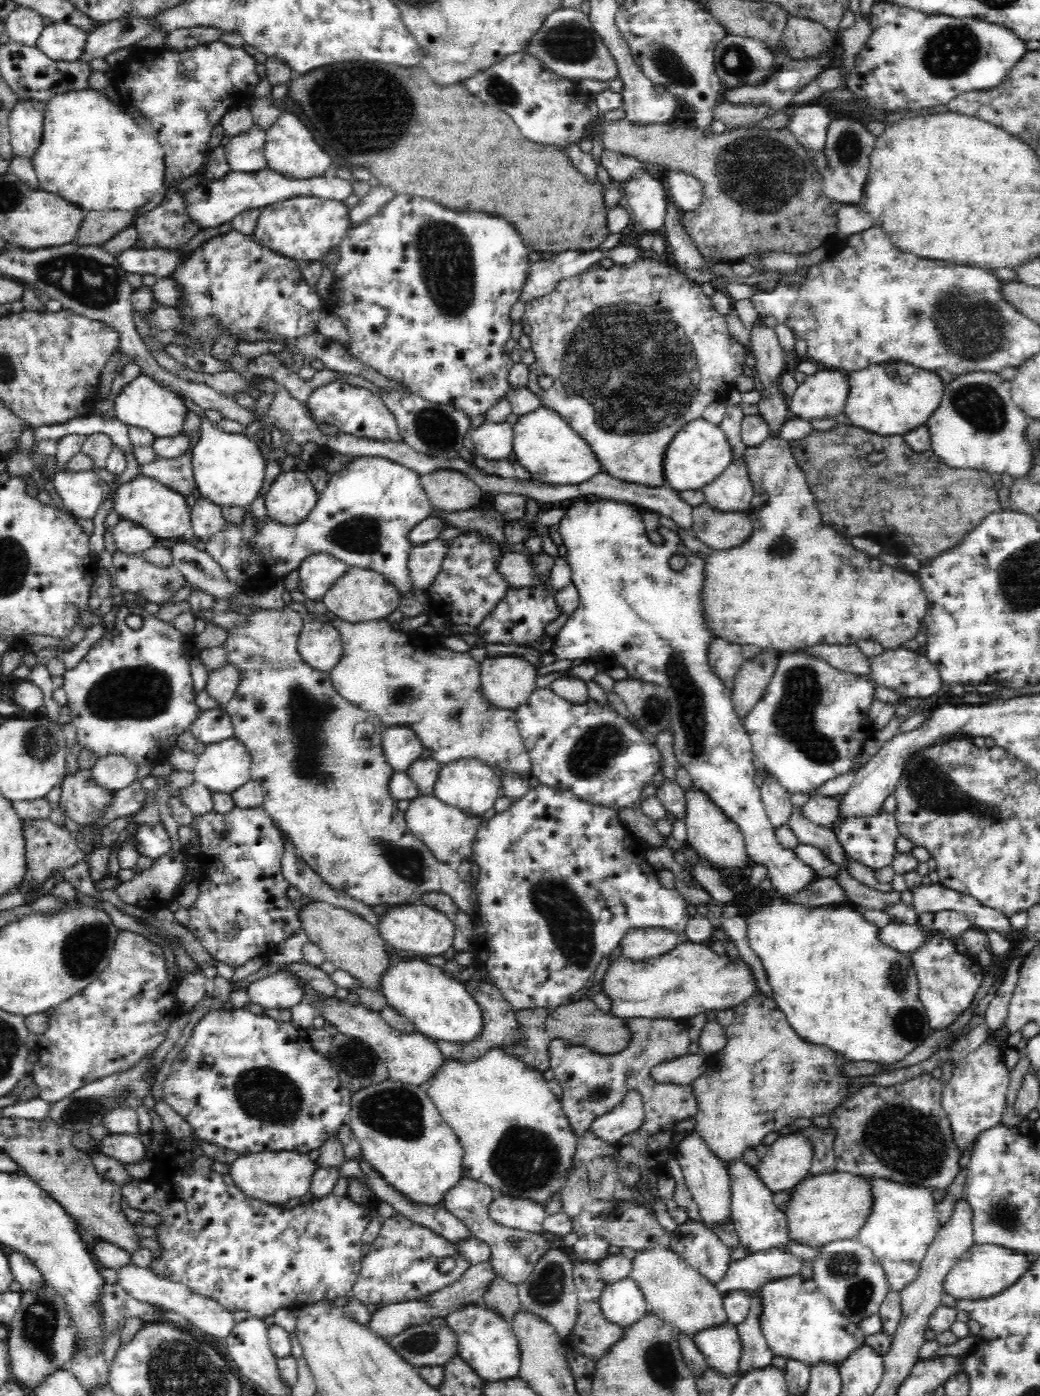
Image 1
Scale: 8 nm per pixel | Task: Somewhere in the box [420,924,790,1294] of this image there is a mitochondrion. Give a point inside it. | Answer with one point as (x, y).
(525, 1159)

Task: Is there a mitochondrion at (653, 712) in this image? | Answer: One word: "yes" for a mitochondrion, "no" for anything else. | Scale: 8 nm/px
yes

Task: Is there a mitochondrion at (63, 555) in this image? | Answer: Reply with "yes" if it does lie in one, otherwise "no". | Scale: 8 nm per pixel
no

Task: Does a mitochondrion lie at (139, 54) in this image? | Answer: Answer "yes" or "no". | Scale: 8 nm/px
no

